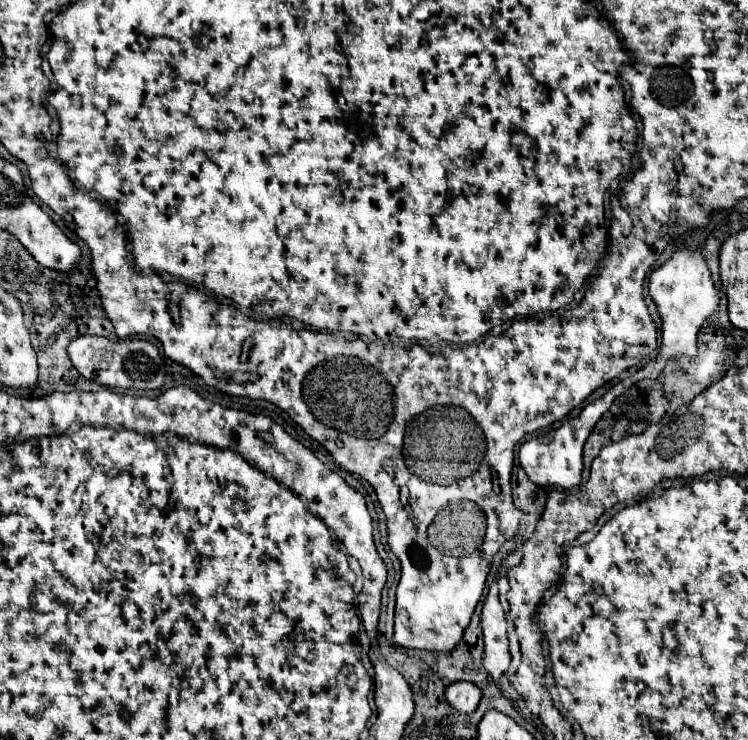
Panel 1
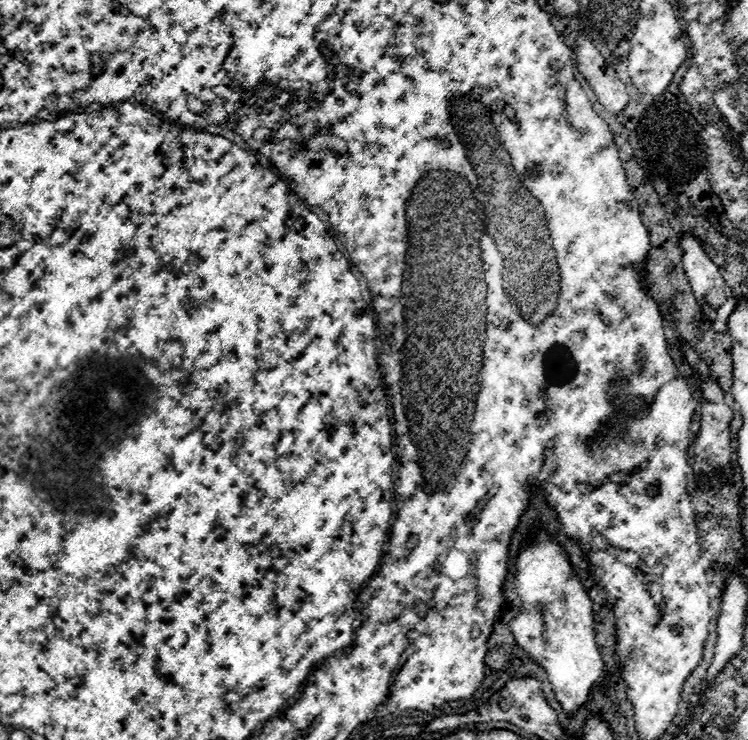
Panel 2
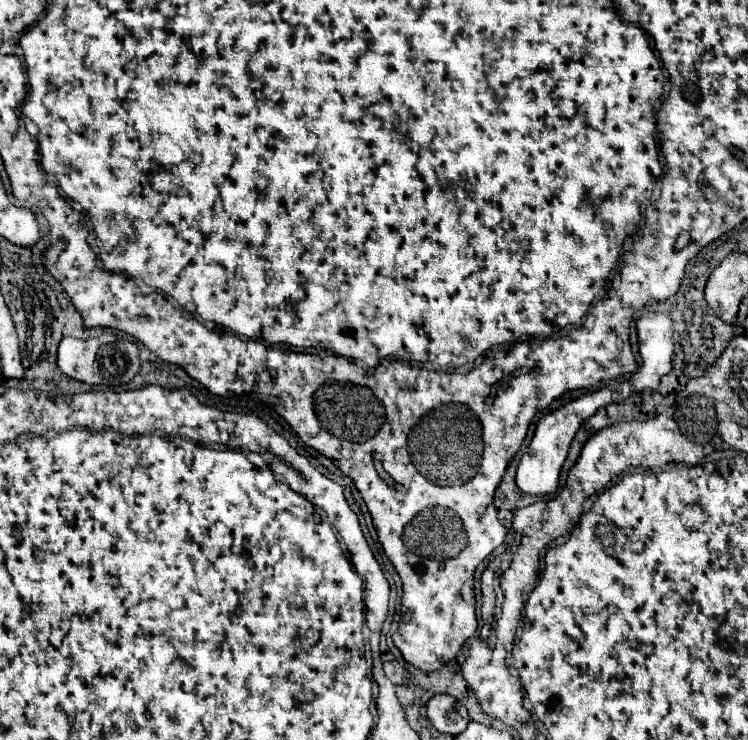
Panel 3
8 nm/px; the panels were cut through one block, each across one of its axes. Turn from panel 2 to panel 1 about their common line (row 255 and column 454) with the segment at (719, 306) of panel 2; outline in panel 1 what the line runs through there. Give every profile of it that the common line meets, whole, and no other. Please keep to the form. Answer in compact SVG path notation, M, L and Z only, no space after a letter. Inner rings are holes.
M454 682L446 688L446 700L458 712L474 712L482 700L482 690L472 682Z

